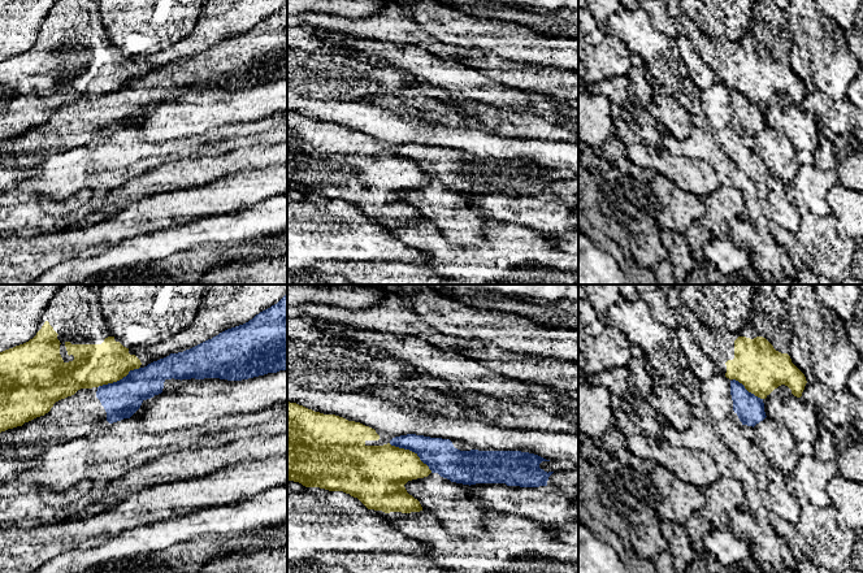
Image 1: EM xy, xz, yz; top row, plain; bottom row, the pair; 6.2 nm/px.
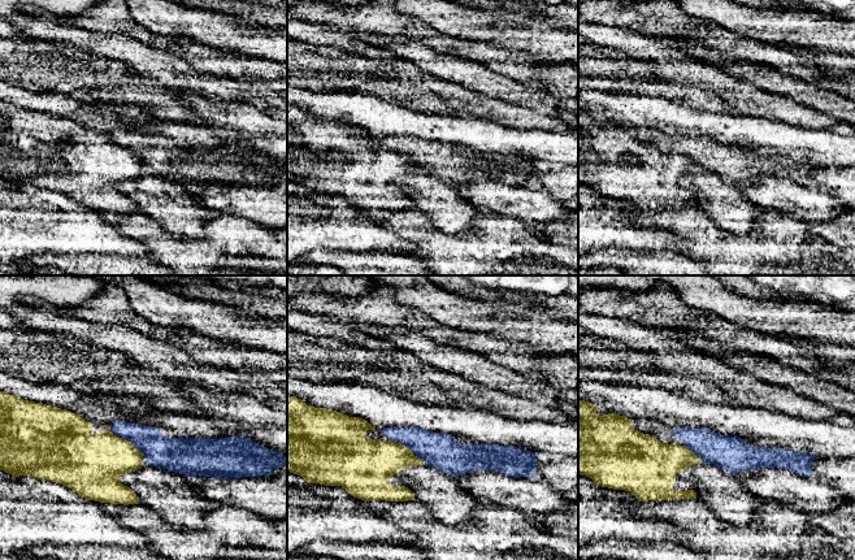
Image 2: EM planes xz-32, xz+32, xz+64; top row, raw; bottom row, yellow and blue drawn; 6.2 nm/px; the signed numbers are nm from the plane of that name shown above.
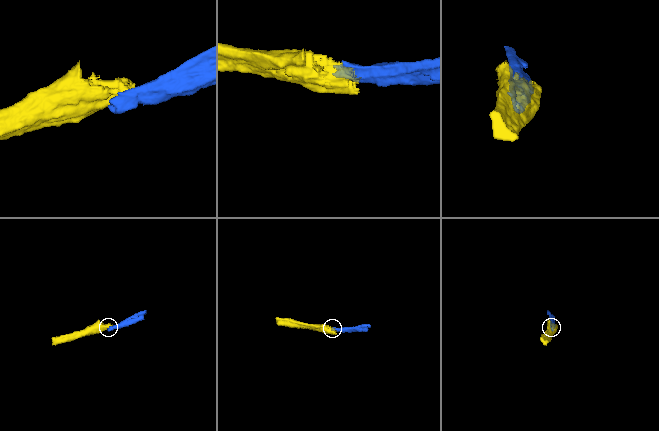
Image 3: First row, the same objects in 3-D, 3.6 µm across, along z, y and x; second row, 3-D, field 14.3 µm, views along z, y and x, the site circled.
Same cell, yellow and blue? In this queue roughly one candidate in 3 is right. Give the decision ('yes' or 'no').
no

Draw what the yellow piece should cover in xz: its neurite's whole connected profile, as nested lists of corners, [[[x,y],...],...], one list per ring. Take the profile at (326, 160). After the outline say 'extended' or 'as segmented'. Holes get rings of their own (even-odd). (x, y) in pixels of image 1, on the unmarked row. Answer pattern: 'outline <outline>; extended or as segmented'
outline [[[287,110],[287,190],[305,196],[343,200],[357,207],[368,218],[420,221],[420,210],[407,201],[404,194],[428,186],[432,179],[417,162],[391,155],[391,148],[360,131]]]; extended

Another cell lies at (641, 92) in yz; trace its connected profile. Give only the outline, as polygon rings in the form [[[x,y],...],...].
[[[636,64],[628,70],[626,74],[628,86],[626,90],[630,95],[632,103],[639,109],[645,109],[652,100],[654,90],[647,82],[647,69],[646,65]]]

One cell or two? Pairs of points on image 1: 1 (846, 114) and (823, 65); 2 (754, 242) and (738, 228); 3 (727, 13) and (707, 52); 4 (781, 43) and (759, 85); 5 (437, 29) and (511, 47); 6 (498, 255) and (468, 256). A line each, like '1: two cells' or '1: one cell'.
1: two cells
2: one cell
3: one cell
4: one cell
5: one cell
6: one cell

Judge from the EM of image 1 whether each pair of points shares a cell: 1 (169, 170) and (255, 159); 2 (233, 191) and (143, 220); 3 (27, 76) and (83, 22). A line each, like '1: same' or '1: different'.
1: same
2: same
3: same

